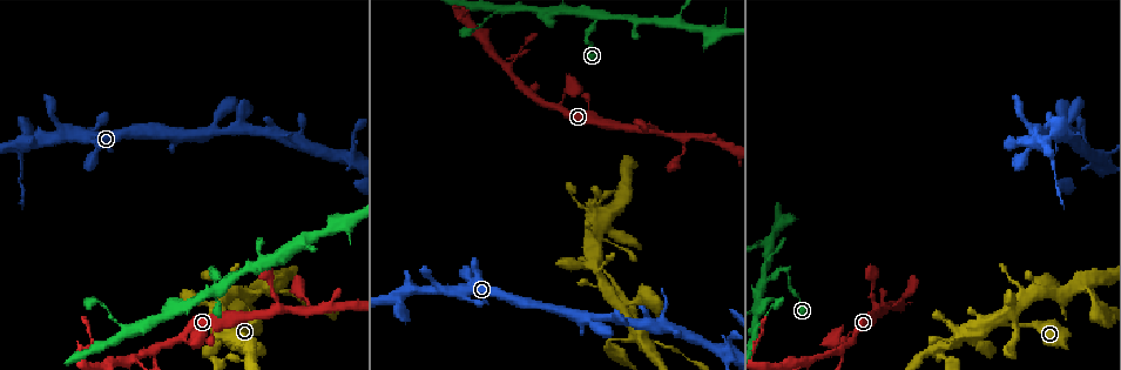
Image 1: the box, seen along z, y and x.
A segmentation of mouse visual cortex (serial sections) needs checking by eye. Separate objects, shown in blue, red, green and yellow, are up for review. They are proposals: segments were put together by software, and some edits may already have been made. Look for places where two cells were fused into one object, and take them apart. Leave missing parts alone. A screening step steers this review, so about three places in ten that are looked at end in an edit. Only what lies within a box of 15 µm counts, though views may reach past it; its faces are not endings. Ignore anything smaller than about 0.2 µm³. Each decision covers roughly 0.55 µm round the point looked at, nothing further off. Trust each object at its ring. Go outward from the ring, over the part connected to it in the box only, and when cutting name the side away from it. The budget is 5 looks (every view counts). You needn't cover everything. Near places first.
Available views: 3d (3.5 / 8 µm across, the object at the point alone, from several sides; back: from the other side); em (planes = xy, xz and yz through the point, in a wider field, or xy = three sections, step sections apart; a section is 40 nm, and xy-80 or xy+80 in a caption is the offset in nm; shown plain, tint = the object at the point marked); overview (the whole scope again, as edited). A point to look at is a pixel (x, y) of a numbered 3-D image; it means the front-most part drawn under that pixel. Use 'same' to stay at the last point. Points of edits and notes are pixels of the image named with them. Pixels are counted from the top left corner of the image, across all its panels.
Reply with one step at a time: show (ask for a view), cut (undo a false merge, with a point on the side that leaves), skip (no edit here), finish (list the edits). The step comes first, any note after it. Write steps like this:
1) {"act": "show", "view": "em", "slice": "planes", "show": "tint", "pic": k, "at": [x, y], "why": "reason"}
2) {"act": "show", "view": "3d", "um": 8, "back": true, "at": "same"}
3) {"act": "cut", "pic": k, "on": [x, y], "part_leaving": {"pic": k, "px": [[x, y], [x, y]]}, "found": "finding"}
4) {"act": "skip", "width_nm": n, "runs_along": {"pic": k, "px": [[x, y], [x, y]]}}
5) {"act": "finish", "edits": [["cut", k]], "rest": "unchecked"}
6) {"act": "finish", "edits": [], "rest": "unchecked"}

{"act": "show", "view": "3d", "um": 8, "pic": 1, "at": [1091, 289], "why": "thick turns thin"}

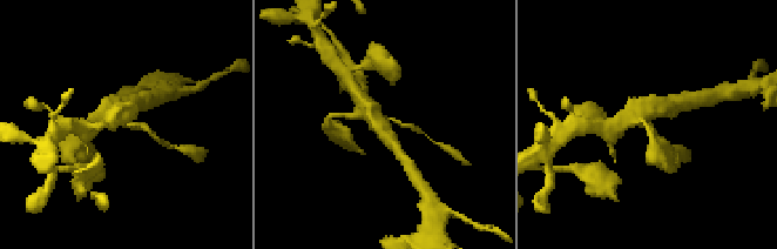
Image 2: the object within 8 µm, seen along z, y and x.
{"act": "show", "view": "3d", "um": 3.5, "back": true, "pic": 2, "at": [129, 126], "why": "closer look"}

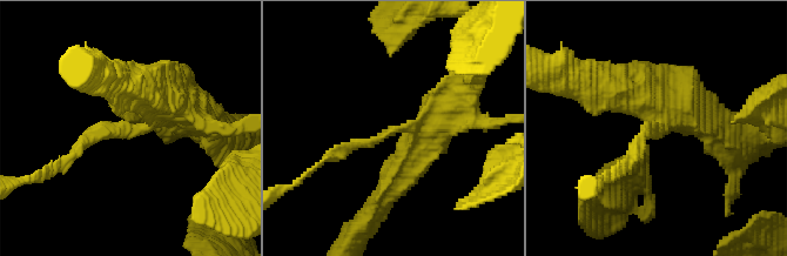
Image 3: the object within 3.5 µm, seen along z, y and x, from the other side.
{"act": "show", "view": "em", "slice": "xy", "step": 5, "show": "tint", "pic": 3, "at": [660, 129], "arm_widths_nm": [150, 500], "why": "shape alone is not enough"}

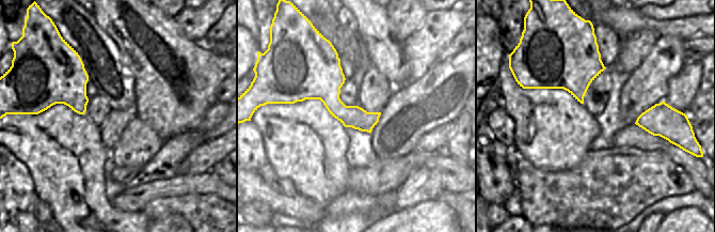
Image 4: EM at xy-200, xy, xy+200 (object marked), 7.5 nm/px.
{"act": "skip", "runs_along": {"pic": 3, "px": [[450, 101], [425, 130], [396, 128], [331, 155]]}, "found": "all the same cell"}

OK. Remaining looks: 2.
{"act": "show", "view": "3d", "um": 8, "pic": 1, "at": [507, 65], "why": "a narrow waist"}

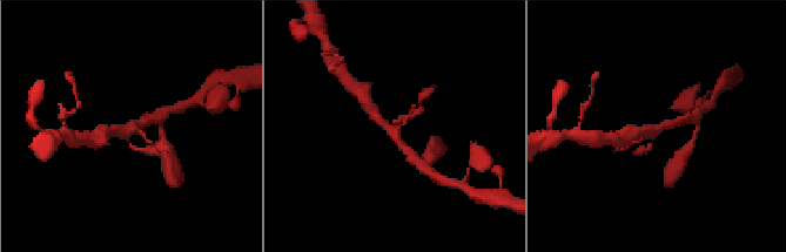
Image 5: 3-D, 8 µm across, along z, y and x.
{"act": "show", "view": "em", "slice": "planes", "show": "tint", "pic": 5, "at": [658, 125], "arms": 4, "arm_widths_nm": [100, 100, 250, 300]}

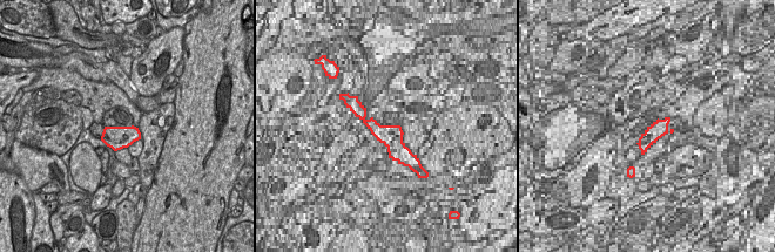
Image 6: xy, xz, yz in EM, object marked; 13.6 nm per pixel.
{"act": "skip", "runs_along": {"pic": 5, "px": [[415, 157], [370, 108]]}, "found": "one cell here"}

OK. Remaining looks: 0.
{"act": "finish", "edits": [], "rest": "unchecked"}

